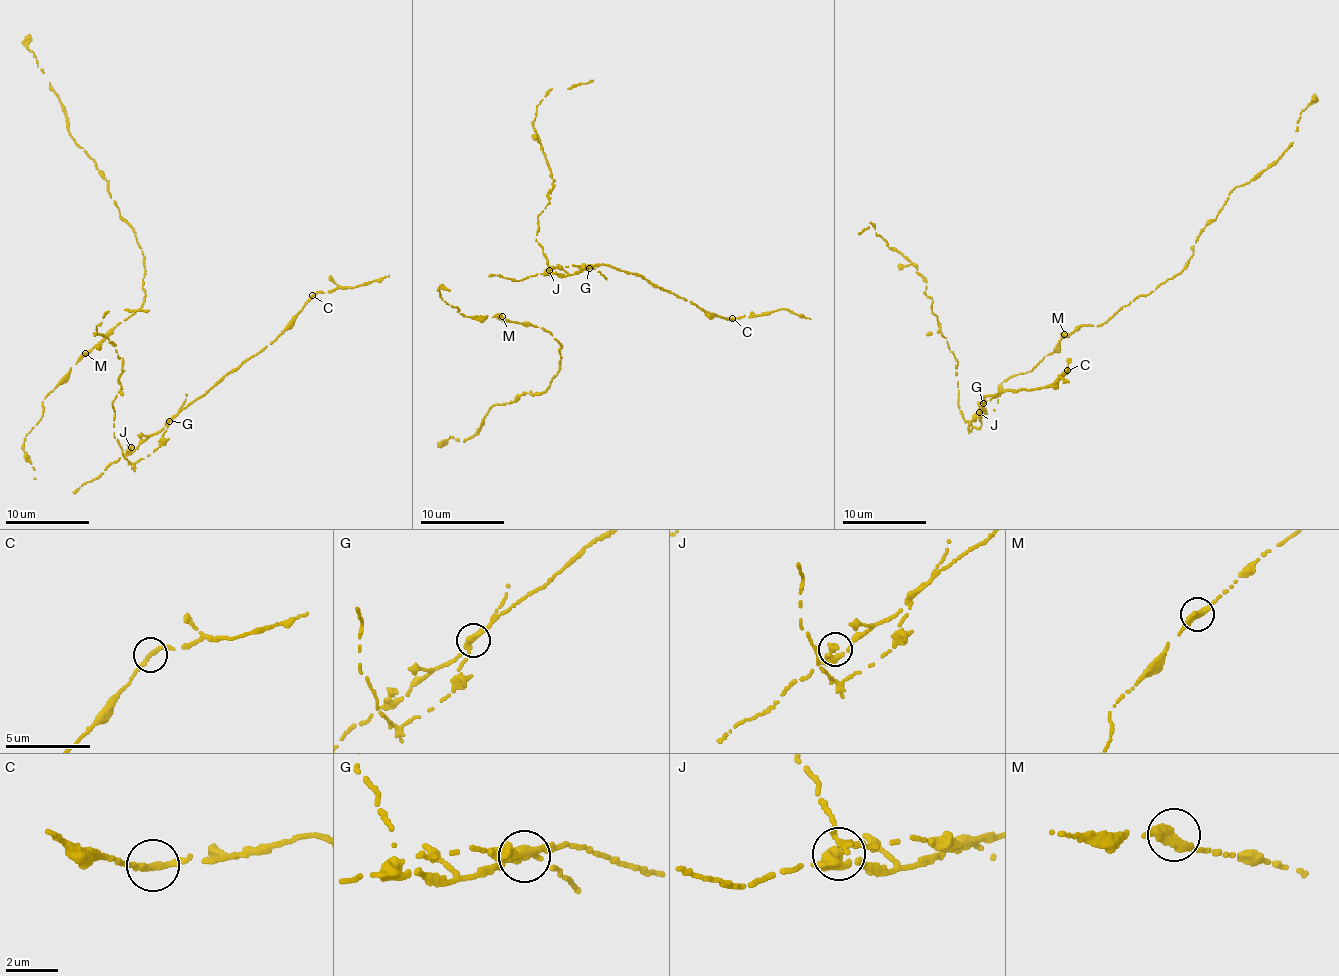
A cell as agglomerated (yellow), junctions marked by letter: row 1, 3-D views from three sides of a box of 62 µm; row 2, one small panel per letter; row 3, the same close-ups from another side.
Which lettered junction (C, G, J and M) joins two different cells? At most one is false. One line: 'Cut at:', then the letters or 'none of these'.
Cut at: G

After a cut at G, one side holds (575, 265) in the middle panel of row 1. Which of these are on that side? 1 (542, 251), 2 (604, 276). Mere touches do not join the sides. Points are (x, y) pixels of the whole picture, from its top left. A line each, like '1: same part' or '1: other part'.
1: same part
2: same part

